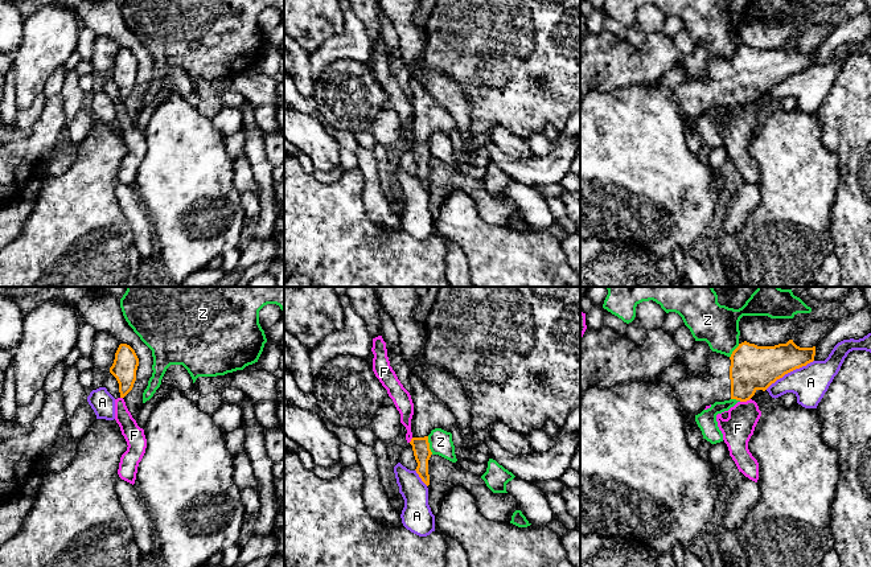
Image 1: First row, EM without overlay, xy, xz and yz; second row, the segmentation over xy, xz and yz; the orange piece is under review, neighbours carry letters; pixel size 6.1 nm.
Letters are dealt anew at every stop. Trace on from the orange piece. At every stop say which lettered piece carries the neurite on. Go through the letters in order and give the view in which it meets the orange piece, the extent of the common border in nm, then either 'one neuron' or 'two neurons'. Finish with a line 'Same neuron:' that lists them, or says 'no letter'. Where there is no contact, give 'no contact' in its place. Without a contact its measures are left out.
A: meets orange in yz; contact 340 nm long; two neurons
F: meets orange in yz; contact 70 nm long; two neurons
Z: meets orange in xz; contact 120 nm long; two neurons
Same neuron: no letter

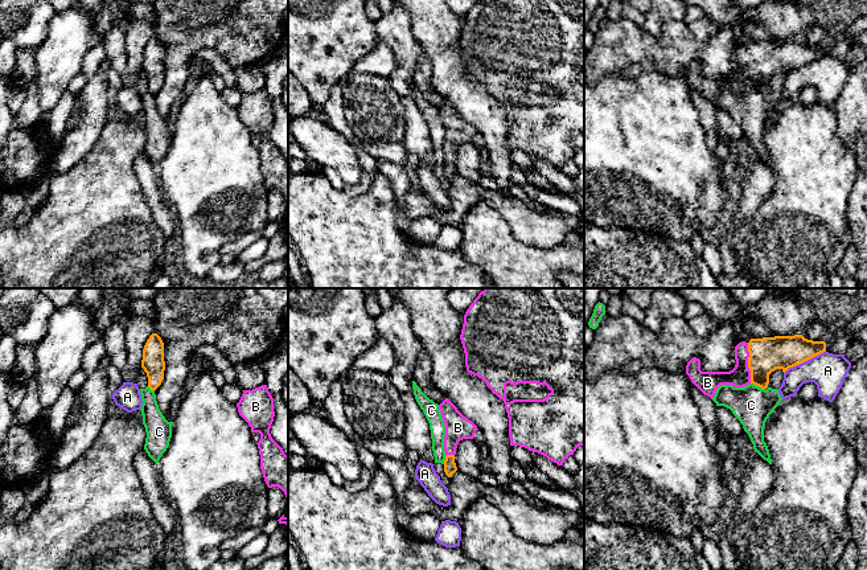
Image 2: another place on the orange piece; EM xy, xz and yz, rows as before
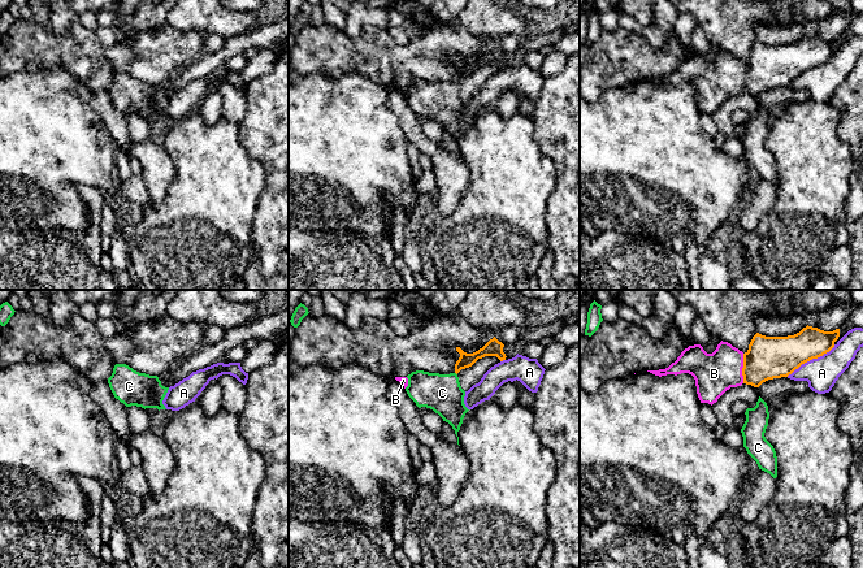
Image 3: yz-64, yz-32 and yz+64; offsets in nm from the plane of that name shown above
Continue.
A: meets orange in yz; contact 300 nm long; two neurons
B: meets orange in yz; contact 240 nm long; one neuron
C: meets orange in yz; contact 100 nm long; two neurons
Same neuron: B

